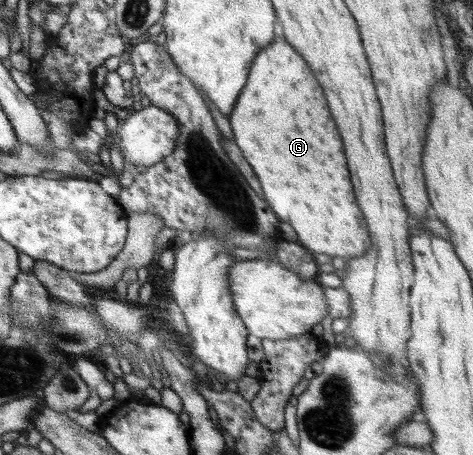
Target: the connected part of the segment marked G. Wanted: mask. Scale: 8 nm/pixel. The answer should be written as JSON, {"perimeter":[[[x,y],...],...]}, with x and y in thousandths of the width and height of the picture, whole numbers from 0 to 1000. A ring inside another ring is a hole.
{"perimeter":[[[592,79],[541,121],[535,165],[524,165],[526,191],[510,200],[510,226],[501,226],[501,244],[490,244],[482,257],[499,308],[495,314],[514,332],[514,345],[548,389],[569,455],[624,503],[622,516],[628,516],[641,543],[666,560],[687,556],[700,565],[751,569],[778,556],[786,543],[778,490],[751,442],[734,354],[725,341],[725,314],[683,213],[683,196],[624,108]]]}

